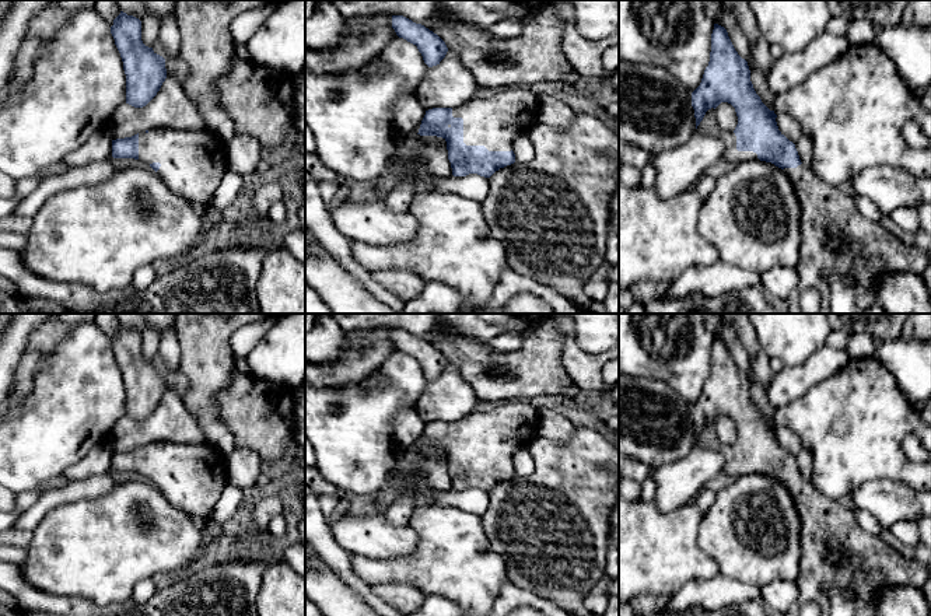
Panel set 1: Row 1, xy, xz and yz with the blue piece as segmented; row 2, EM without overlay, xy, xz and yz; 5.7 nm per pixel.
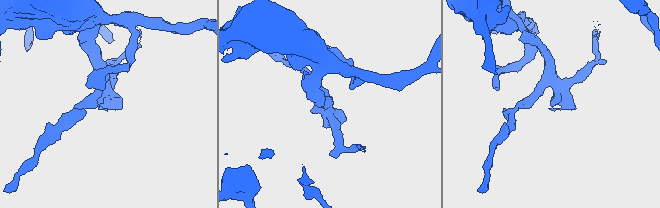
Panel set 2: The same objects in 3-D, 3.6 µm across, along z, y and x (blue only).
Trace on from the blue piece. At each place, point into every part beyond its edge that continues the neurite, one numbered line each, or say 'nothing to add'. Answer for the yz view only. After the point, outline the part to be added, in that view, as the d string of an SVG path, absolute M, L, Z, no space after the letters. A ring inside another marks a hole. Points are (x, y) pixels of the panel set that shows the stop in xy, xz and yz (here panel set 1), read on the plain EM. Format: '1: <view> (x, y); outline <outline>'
1: yz (709, 440); outline M711 421L706 426L703 434L697 440L696 445L707 449L718 451L724 458L724 472L734 479L743 475L759 473L757 468L753 465L738 465L736 463L736 449L734 445L721 444L717 438L715 423Z

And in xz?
1: xz (494, 436); outline M524 400L500 403L490 412L472 410L452 421L452 430L463 433L463 456L484 459L489 465L511 465L515 452L538 437L538 427L538 409Z

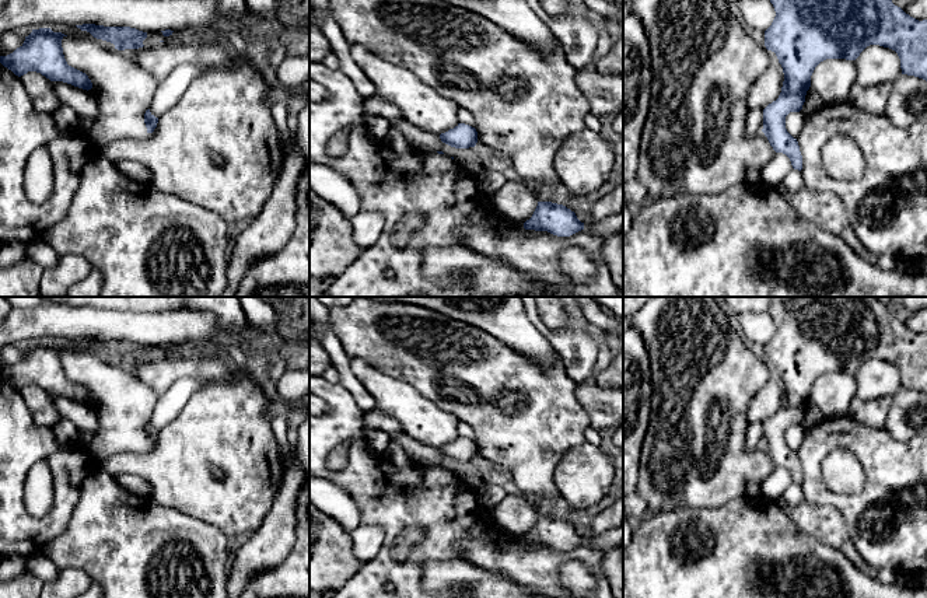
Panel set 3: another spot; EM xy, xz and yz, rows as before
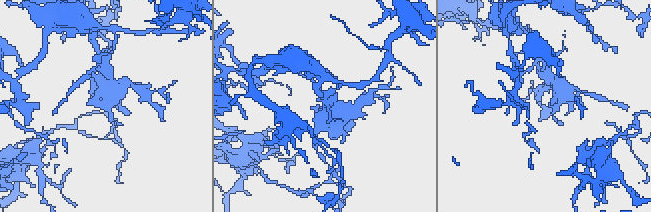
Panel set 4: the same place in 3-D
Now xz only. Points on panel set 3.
nothing to add

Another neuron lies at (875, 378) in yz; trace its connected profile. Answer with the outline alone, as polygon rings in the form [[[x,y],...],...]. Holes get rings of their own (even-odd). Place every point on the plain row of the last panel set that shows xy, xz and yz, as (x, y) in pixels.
[[[879,359],[867,360],[856,377],[856,398],[867,402],[882,396],[893,396],[900,388],[900,373],[889,361]]]

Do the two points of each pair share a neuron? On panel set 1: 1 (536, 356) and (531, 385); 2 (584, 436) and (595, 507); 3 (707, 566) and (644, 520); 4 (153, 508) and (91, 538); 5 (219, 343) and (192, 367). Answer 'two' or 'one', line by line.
1: one
2: one
3: one
4: one
5: one

